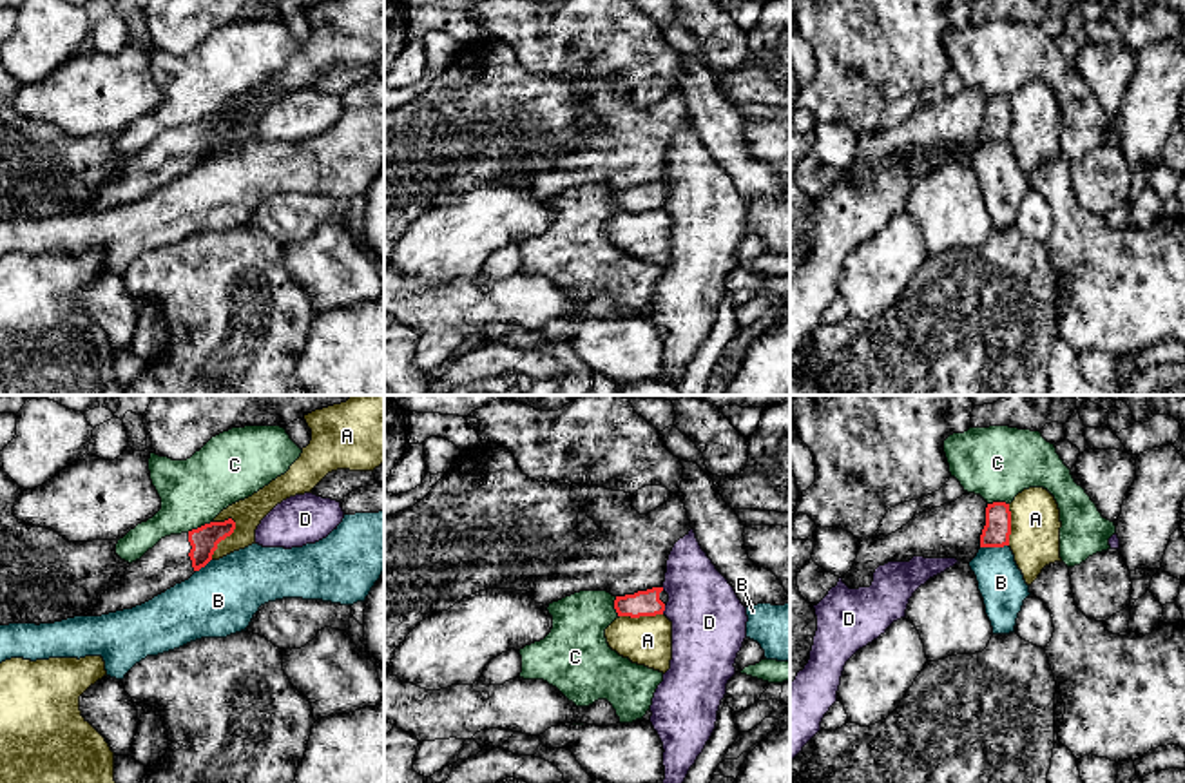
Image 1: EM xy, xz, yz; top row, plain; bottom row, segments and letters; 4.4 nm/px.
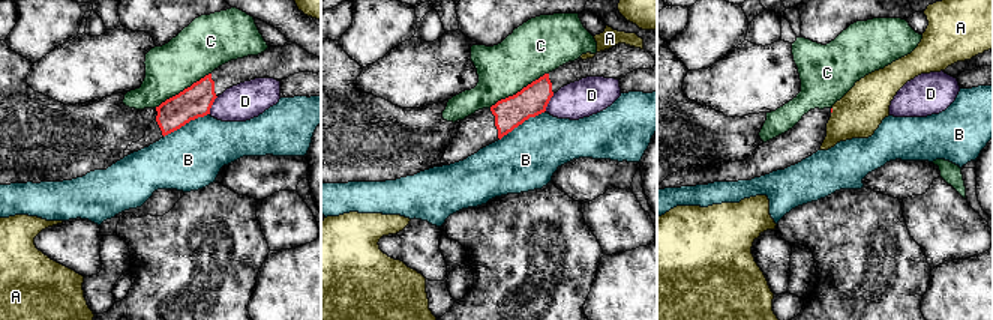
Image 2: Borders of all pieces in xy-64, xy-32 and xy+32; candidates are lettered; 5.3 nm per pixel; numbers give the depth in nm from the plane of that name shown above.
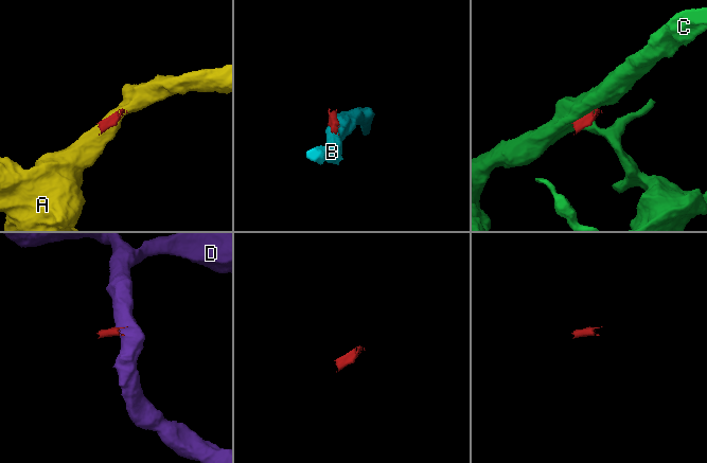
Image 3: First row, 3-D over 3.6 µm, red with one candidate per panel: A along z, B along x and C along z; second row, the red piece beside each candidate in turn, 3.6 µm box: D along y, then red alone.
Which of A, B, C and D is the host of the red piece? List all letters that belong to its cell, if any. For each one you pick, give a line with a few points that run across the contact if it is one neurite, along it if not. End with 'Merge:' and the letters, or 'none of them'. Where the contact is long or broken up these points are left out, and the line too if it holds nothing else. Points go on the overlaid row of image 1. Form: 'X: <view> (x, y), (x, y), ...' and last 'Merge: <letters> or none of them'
Merge: none of them

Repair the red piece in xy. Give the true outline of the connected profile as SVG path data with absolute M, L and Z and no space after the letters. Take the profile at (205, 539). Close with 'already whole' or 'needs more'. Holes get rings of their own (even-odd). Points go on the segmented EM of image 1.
M228 518L161 538L127 567L121 582L109 587L92 611L80 616L101 616L132 609L188 580L212 560L217 544L230 536L234 529L236 522Z | needs more

